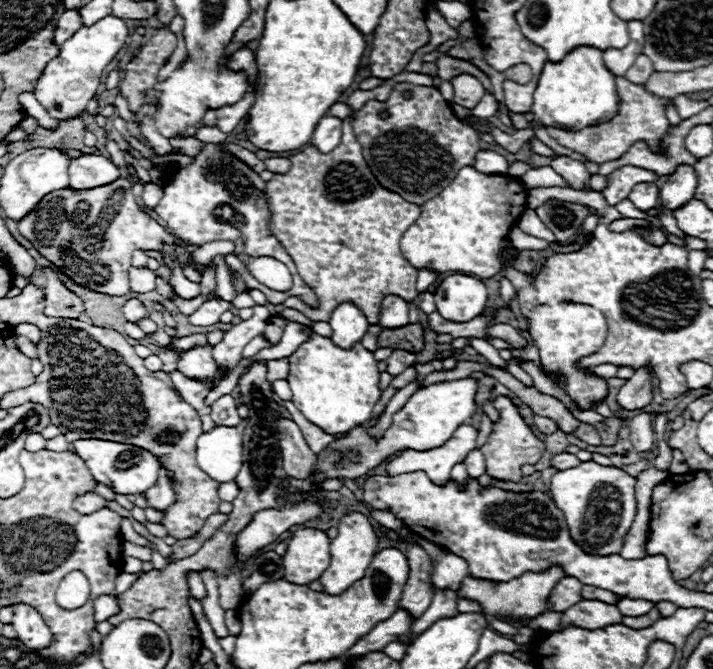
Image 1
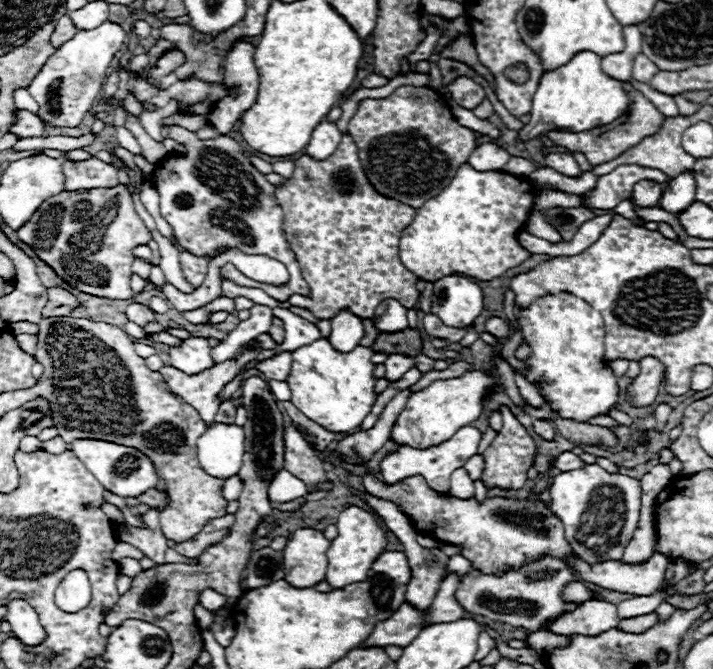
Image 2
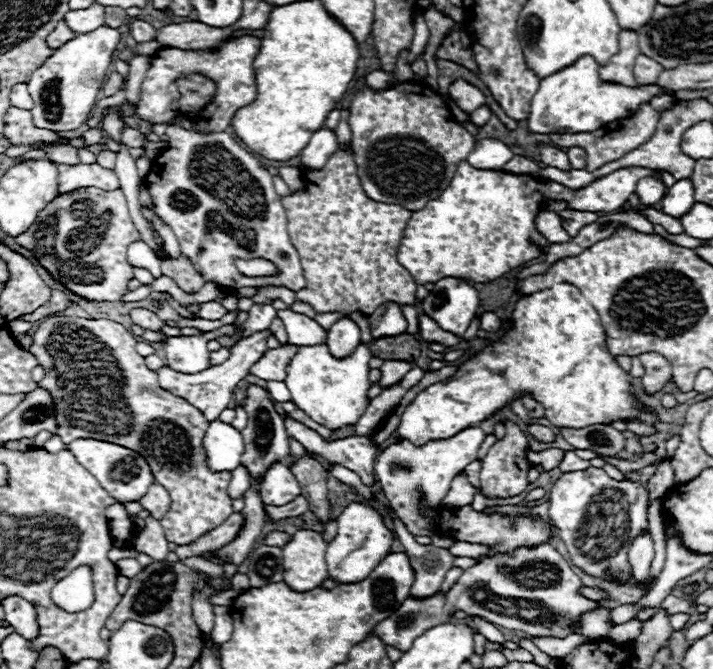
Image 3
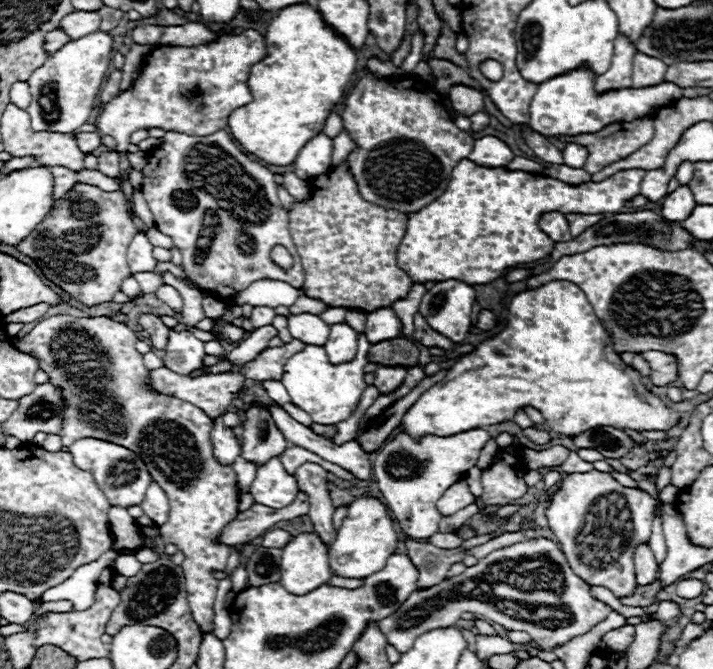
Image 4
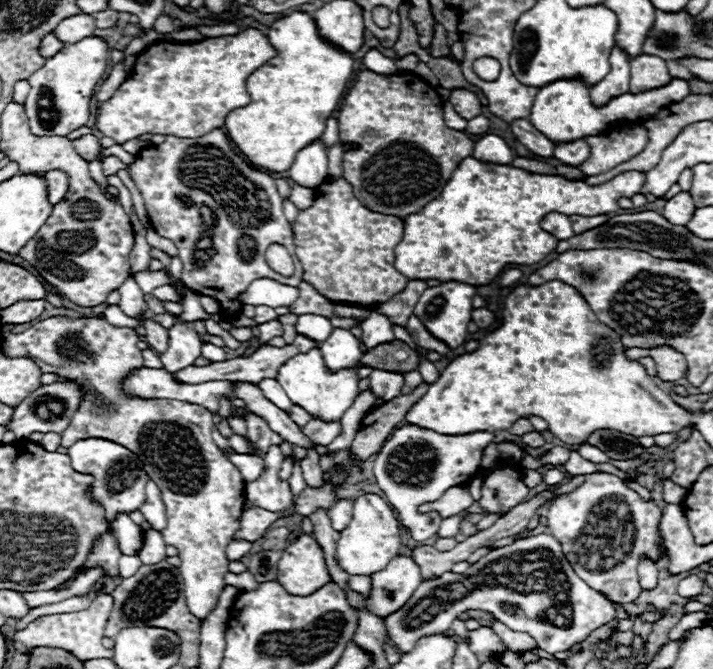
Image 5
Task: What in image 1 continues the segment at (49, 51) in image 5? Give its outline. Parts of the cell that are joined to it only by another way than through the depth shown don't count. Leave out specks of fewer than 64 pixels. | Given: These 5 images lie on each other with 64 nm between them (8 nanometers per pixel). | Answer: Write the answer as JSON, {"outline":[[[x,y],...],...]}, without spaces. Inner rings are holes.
{"outline":[[[66,10],[60,20],[58,20],[58,28],[56,28],[56,36],[54,40],[60,44],[64,44],[78,28],[82,26],[82,20],[80,20],[80,12],[78,10]]]}

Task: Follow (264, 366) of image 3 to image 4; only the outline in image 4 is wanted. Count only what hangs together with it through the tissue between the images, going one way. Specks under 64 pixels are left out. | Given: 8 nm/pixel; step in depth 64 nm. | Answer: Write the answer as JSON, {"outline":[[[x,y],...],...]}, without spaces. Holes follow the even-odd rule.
{"outline":[[[292,340],[280,348],[266,348],[254,362],[248,362],[244,366],[246,378],[252,380],[280,380],[282,378],[282,366],[298,352],[302,350],[304,344],[300,340]]]}

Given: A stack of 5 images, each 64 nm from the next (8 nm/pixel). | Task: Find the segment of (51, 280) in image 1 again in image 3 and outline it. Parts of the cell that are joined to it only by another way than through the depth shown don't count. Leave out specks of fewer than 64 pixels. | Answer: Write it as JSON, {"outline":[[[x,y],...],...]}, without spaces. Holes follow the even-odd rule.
{"outline":[[[52,290],[52,298],[50,298],[44,306],[40,306],[34,314],[26,314],[26,316],[22,316],[22,320],[38,322],[38,320],[48,318],[48,316],[52,316],[52,314],[56,314],[56,312],[64,312],[70,304],[72,304],[72,300],[70,300],[64,292],[60,292],[60,290]]]}

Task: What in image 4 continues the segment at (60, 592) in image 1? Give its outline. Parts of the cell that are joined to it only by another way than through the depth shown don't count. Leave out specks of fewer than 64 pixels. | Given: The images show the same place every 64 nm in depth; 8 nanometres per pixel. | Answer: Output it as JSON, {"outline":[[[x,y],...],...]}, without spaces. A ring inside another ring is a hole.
{"outline":[[[106,552],[102,558],[84,564],[80,568],[74,570],[74,574],[64,580],[62,584],[46,590],[42,594],[42,602],[58,602],[58,600],[68,600],[72,602],[72,610],[80,612],[80,610],[88,610],[94,604],[94,592],[96,592],[96,580],[98,580],[98,570],[102,570],[104,566],[110,566],[112,560],[116,560],[120,556],[120,552]]]}

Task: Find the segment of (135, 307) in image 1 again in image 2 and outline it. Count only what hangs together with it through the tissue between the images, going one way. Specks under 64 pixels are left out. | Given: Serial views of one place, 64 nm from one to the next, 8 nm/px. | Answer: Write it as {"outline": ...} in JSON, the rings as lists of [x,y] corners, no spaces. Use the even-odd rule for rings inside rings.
{"outline":[[[132,302],[128,308],[126,308],[126,316],[130,322],[136,322],[140,326],[144,326],[146,322],[152,322],[154,320],[154,312],[144,306],[144,304],[138,304],[138,302]]]}

